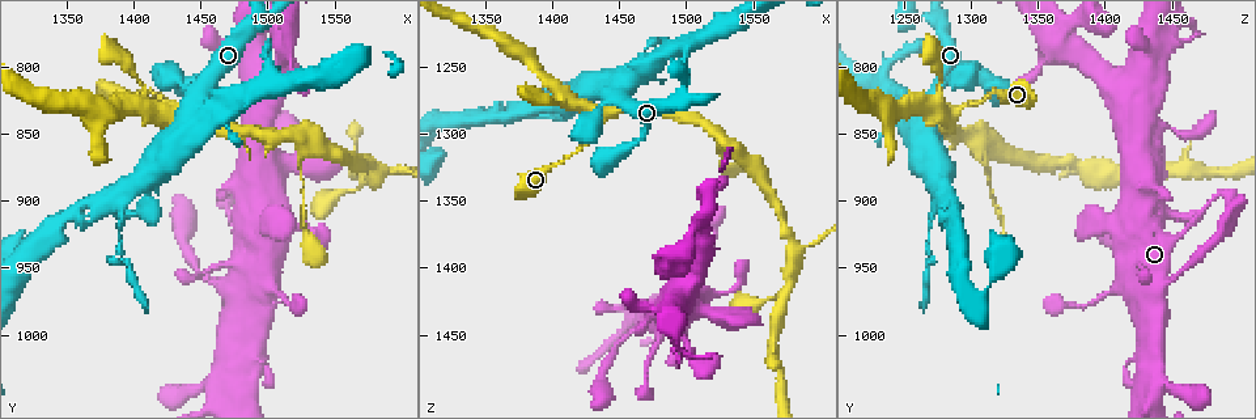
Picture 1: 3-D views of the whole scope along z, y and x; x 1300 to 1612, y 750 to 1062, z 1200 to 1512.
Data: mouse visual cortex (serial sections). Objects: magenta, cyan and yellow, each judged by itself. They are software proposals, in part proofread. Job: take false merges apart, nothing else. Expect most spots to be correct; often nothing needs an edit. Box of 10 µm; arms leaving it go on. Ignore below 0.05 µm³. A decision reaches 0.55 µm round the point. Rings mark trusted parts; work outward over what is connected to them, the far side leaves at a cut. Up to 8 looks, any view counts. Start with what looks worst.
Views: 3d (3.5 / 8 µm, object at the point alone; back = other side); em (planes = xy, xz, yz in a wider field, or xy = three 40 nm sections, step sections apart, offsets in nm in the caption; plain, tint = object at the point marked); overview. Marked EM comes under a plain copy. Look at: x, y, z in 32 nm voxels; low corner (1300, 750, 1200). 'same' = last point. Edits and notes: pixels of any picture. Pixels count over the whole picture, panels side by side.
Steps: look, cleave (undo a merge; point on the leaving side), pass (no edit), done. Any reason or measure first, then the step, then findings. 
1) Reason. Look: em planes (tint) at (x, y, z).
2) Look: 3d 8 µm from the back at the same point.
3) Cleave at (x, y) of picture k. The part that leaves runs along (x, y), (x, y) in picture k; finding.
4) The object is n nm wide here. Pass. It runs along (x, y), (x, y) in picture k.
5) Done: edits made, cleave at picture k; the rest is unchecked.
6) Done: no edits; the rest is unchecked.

Look: 3d 8 µm at (1440, 834, 1286).

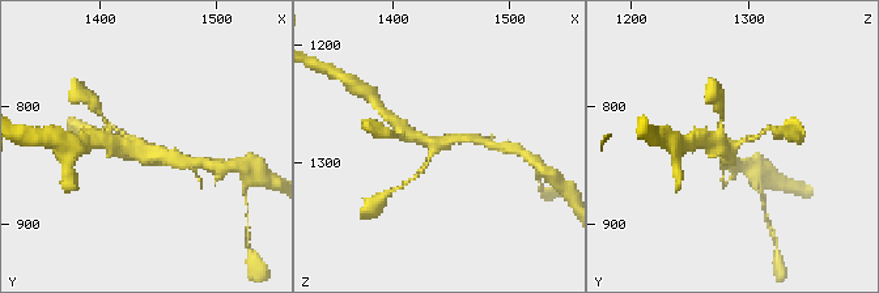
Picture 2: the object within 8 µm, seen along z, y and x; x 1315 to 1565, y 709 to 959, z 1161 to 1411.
Closer look. Look: 3d 3.5 µm at the same point.

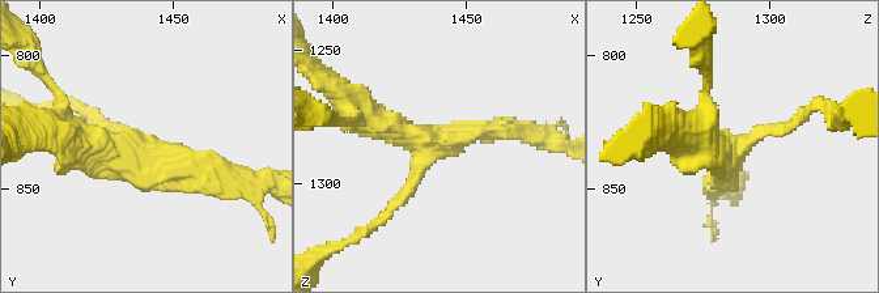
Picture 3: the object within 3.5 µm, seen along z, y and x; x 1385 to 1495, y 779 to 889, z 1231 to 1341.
Look: em xy step 5 (tint) at (1436, 837, 1285).

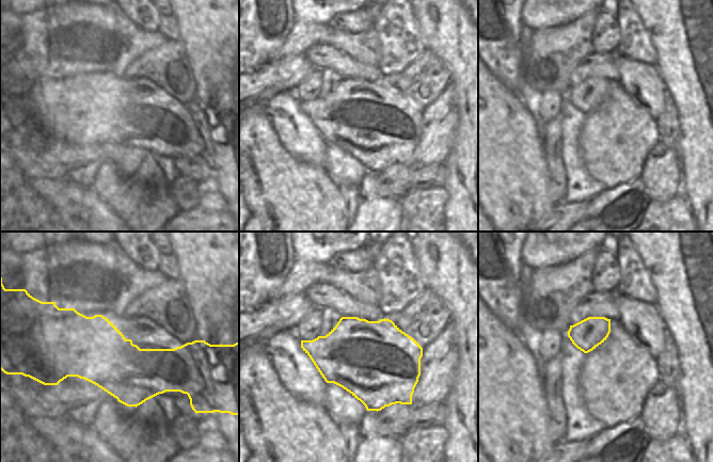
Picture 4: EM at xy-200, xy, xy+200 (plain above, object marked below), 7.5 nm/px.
The arms are 150, 250, 350 nm wide. Pass. All the same cell.

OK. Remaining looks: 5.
Thick turns thin. Look: 3d 8 µm from the back at (1524, 888, 1316).

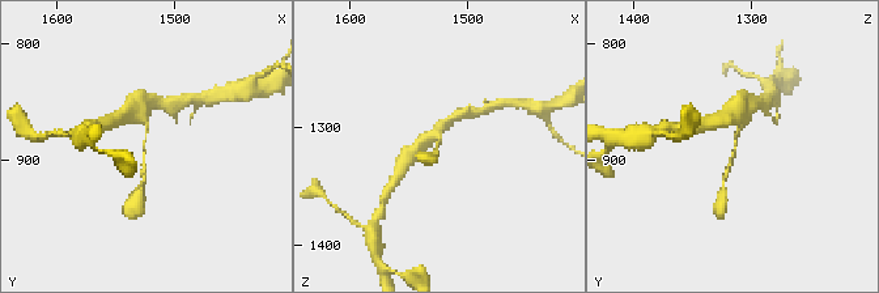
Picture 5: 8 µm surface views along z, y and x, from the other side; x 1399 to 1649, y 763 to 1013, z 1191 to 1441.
Closer look. Look: 3d 3.5 µm at the same point.

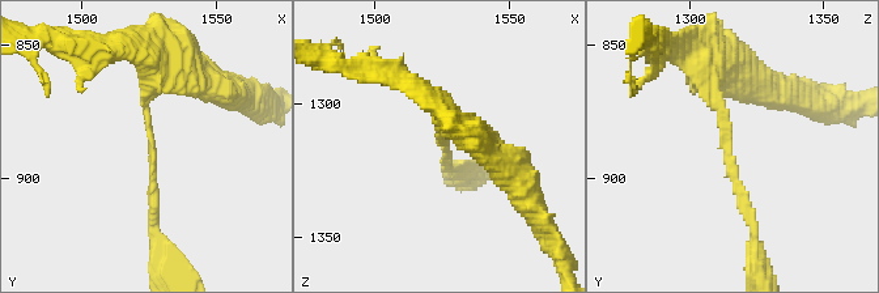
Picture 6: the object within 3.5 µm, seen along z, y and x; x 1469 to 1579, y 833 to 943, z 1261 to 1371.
The arms are 150, 250 nm wide; need the tissue. Look: em xy step 1 (tint) at (1526, 889, 1314).

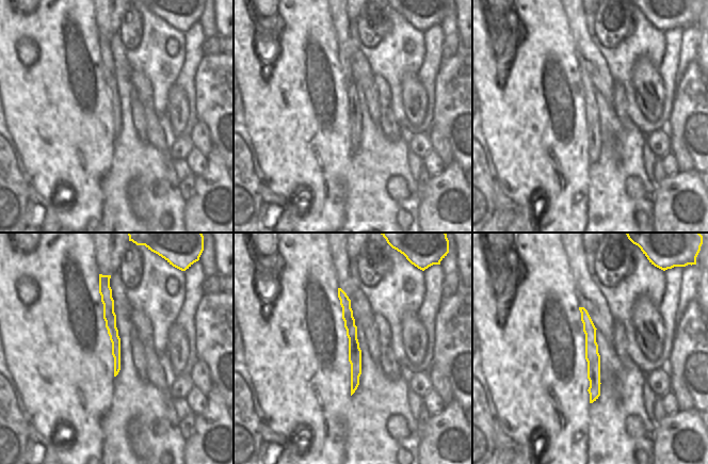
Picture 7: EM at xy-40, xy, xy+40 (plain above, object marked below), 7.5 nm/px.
The object is 100 nm wide here. Pass. It runs along (704, 59), (755, 233) in picture 6; one cell here.

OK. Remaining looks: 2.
Thick turns thin. Look: 3d 3.5 µm from the back at (1504, 818, 1408).

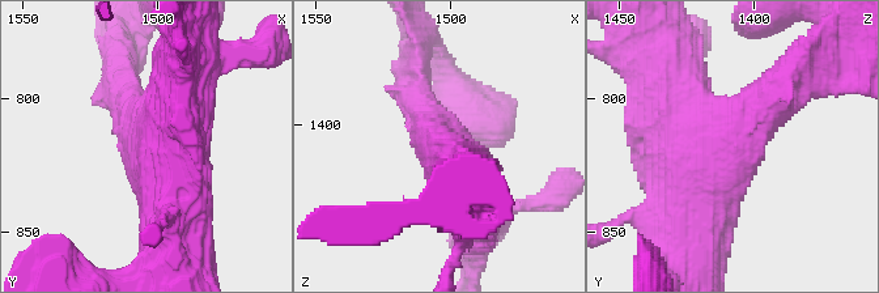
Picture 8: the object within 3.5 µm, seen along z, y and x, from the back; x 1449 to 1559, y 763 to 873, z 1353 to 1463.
Look: em planes (tint) at the same point.

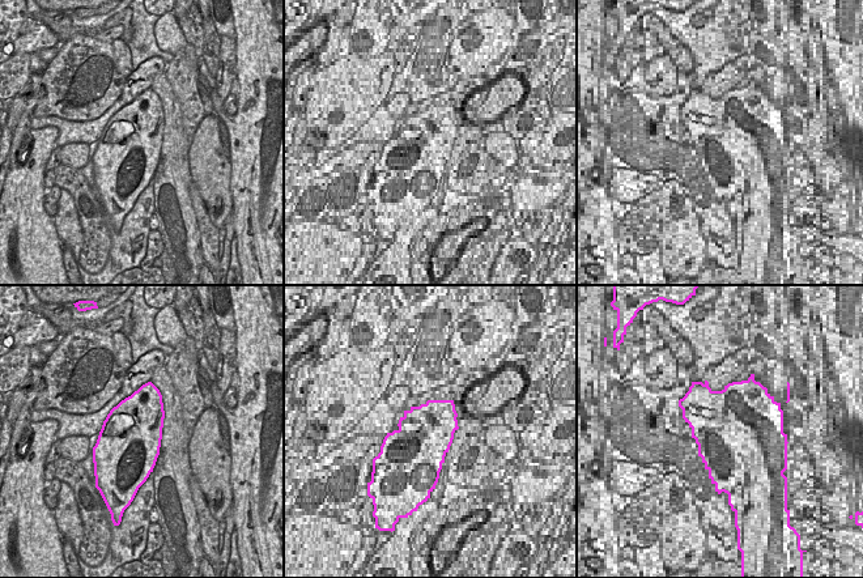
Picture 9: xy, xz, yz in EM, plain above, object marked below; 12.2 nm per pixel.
Pass. It runs along (692, 259), (692, 187), (759, 114) in picture 8; all the same cell.

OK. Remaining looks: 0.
Done: no edits; the rest is unchecked.

